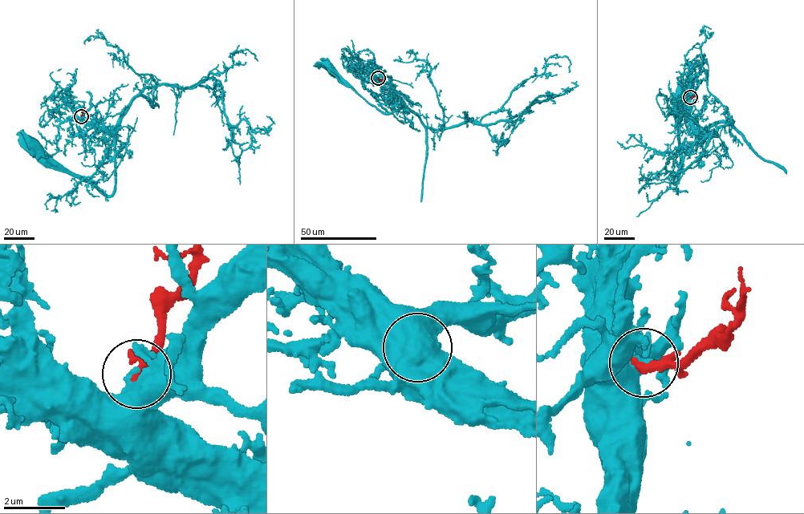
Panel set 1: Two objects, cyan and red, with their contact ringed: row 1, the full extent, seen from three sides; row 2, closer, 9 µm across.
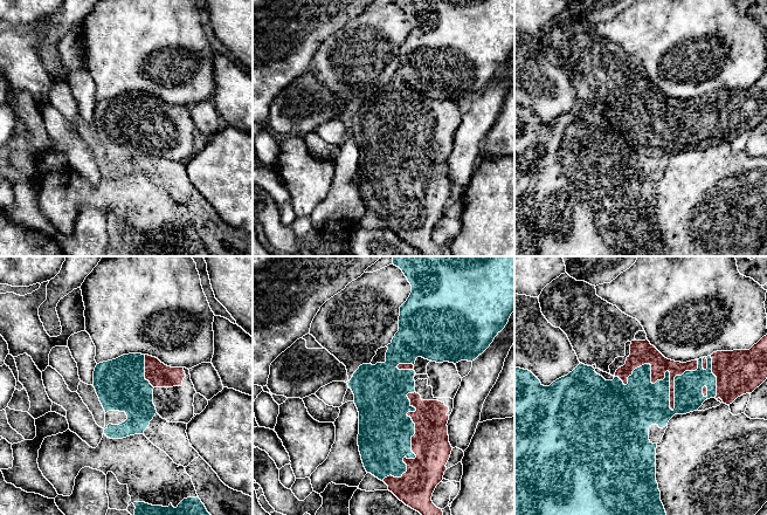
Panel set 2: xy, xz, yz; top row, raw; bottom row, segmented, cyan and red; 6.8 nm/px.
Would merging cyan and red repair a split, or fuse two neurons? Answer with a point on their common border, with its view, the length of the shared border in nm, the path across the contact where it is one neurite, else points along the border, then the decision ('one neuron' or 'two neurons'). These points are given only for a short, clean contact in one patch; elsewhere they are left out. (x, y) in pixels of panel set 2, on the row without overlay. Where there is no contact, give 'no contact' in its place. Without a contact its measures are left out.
meets cyan in yz at (669, 119); contact 600 nm long; one neuron

